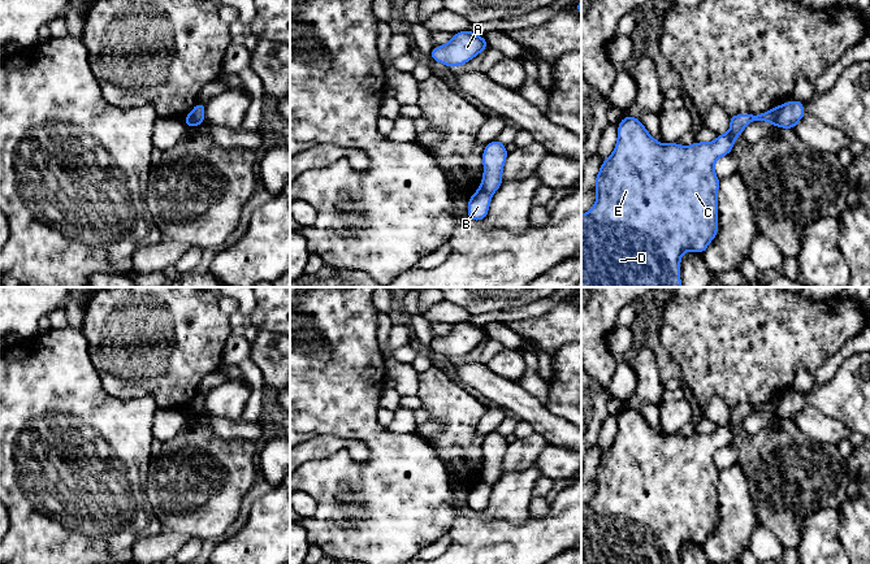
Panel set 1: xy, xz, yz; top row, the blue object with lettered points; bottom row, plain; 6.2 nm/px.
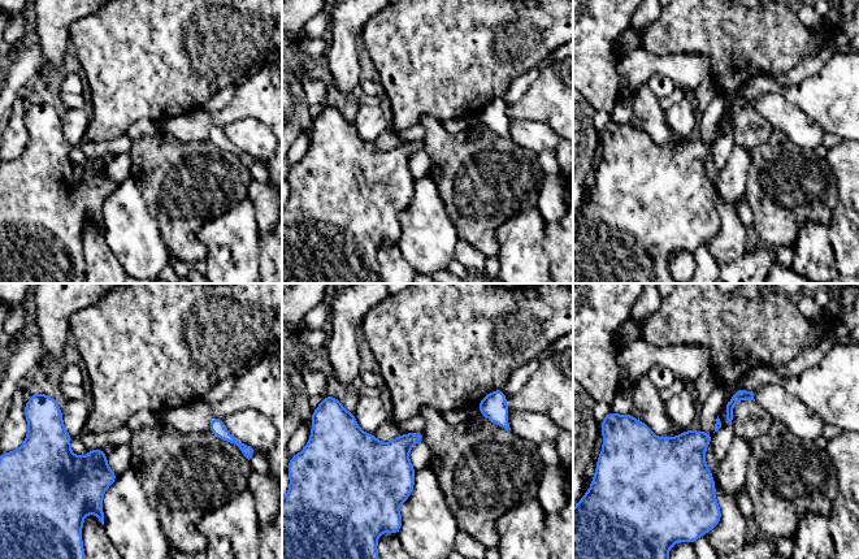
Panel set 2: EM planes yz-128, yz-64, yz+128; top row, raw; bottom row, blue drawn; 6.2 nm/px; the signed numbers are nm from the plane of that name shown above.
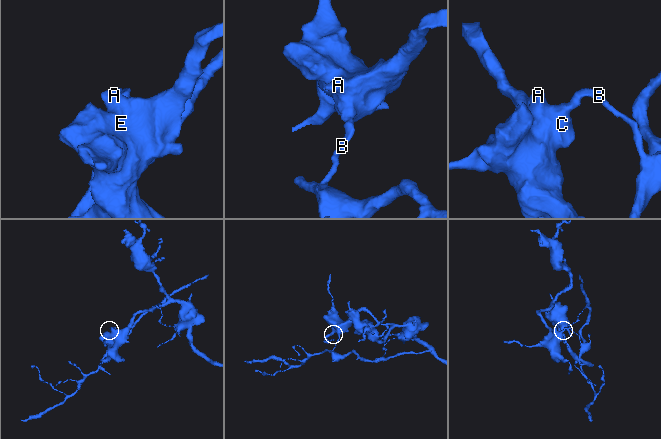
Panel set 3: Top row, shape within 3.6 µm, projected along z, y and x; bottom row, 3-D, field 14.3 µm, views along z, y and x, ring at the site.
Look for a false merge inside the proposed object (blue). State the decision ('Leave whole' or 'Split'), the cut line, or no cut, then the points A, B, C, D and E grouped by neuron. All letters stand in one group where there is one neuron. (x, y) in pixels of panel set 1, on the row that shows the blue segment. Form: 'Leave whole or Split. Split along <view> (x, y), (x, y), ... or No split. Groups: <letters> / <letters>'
Split. Split along yz (780, 107), (774, 125). Groups: A C D E / B

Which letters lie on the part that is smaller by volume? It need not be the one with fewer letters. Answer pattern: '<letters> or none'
B

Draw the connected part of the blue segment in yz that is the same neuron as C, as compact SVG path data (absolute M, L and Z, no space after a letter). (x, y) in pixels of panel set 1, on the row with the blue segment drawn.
M775 107L761 114L735 114L730 117L731 129L727 134L718 135L711 143L694 142L689 147L678 143L658 143L644 127L639 118L626 116L618 126L618 142L614 152L600 168L594 187L597 188L597 200L593 208L581 214L581 287L681 287L680 282L680 257L685 251L704 253L709 243L718 234L718 201L717 194L720 179L714 173L714 162L726 155L730 155L735 139L741 135L744 127L753 121L766 121L775 126L780 107Z

